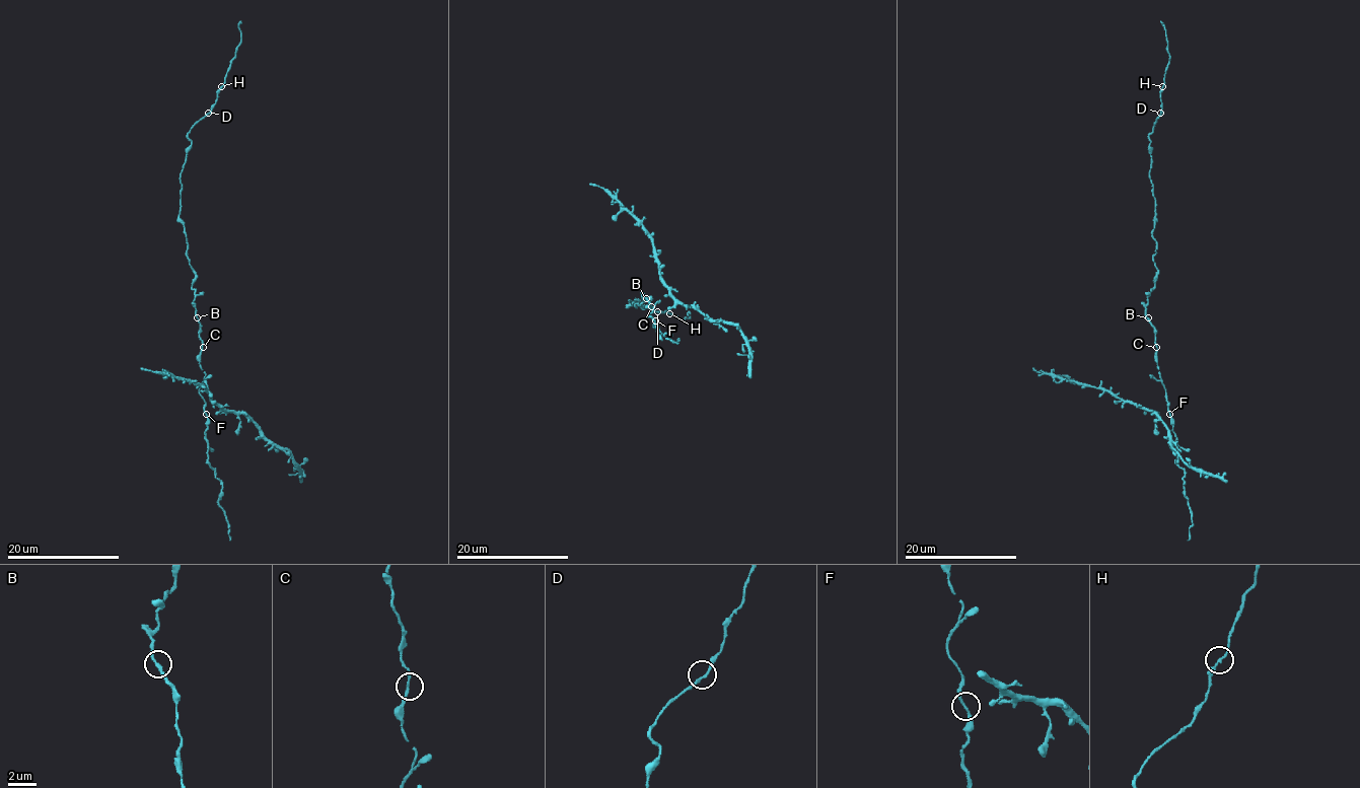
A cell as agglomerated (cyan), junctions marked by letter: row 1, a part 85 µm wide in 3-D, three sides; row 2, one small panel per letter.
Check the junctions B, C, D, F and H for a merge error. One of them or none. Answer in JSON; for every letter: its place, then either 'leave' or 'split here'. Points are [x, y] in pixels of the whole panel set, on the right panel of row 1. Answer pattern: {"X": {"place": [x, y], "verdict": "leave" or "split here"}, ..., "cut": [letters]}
{"B": {"place": [1148, 317], "verdict": "leave"}, "C": {"place": [1156, 347], "verdict": "leave"}, "D": {"place": [1160, 113], "verdict": "leave"}, "F": {"place": [1169, 414], "verdict": "leave"}, "H": {"place": [1162, 86], "verdict": "leave"}, "cut": []}

